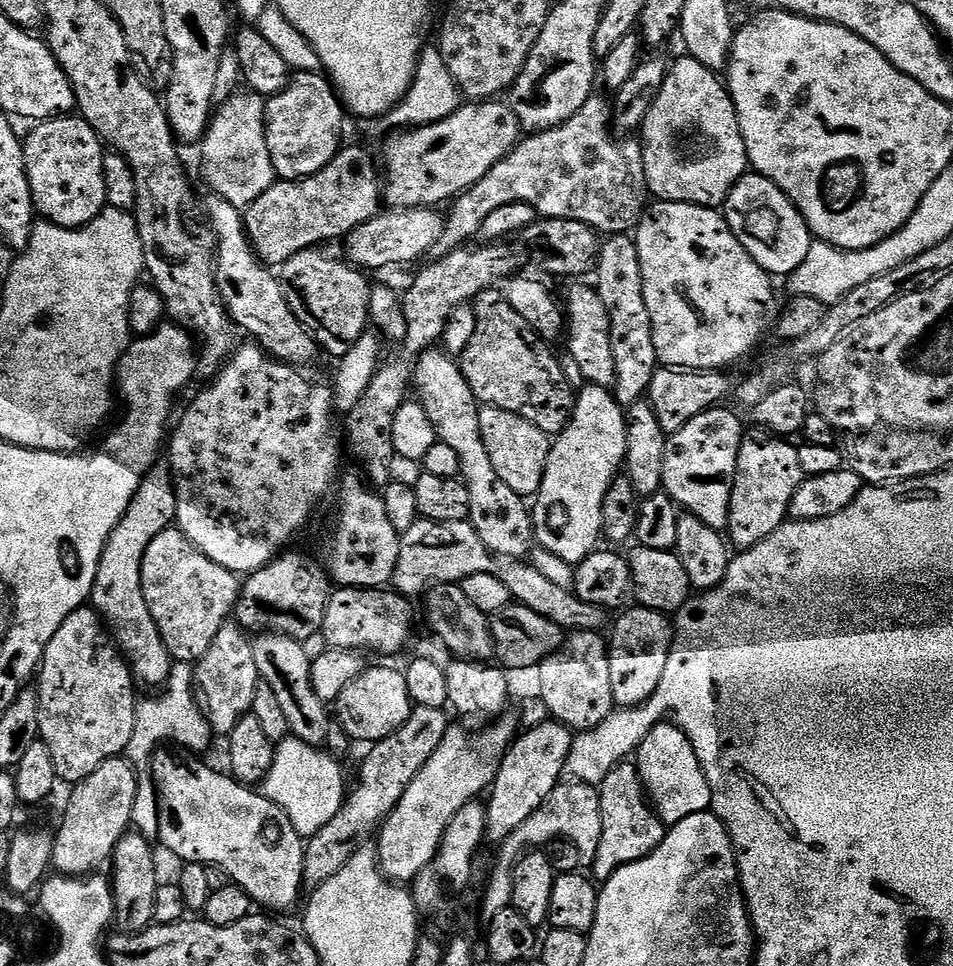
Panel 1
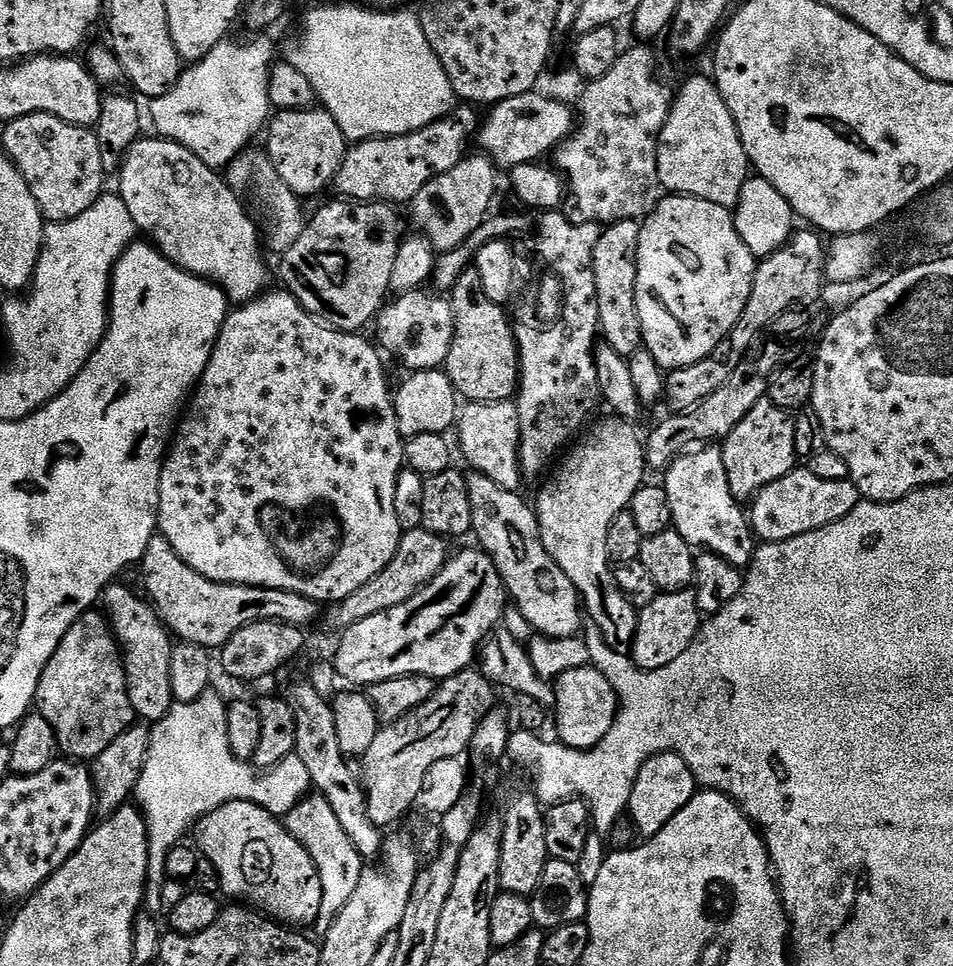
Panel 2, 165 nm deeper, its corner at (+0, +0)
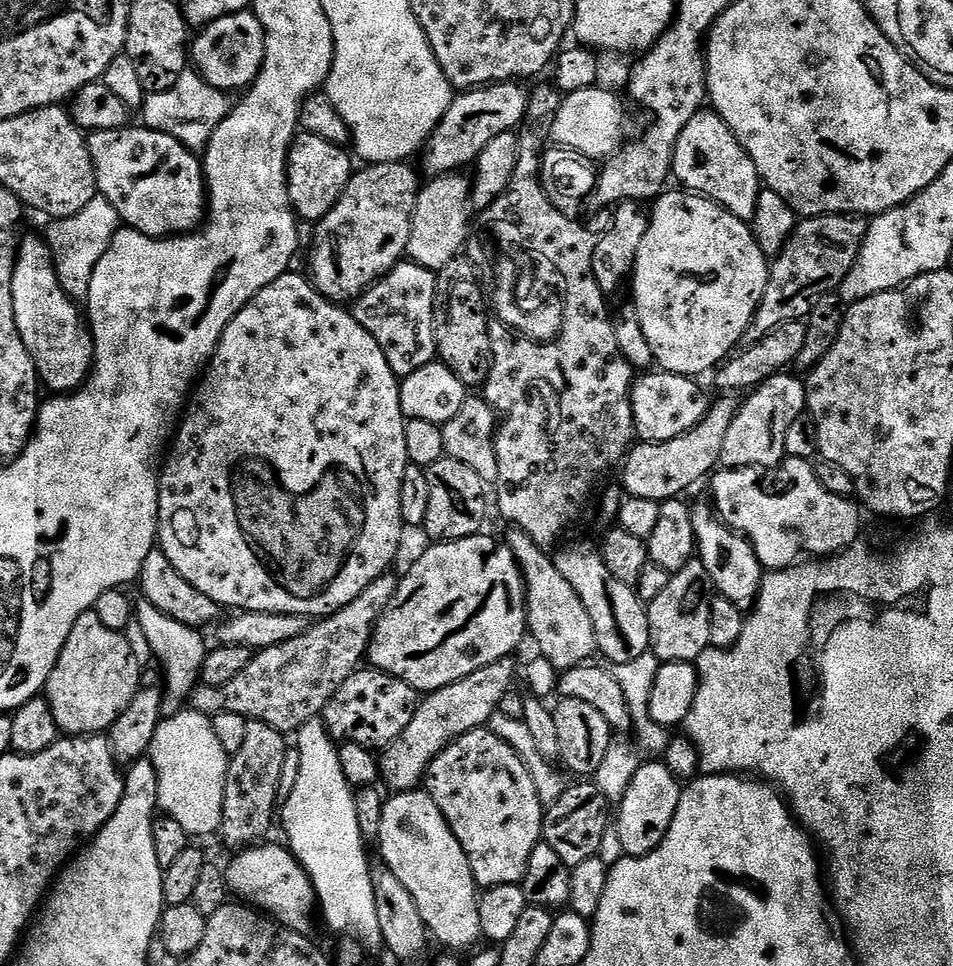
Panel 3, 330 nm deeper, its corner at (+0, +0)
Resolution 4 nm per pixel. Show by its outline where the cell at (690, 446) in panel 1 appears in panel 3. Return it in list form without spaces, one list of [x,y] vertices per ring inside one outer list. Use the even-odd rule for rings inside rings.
[[[693,503],[691,509],[698,559],[704,563],[704,568],[708,571],[711,587],[719,595],[734,602],[734,606],[741,610],[751,609],[756,603],[756,595],[760,593],[760,581],[766,575],[765,569],[760,567],[760,560],[754,554],[752,543],[728,527],[716,515],[711,503]]]

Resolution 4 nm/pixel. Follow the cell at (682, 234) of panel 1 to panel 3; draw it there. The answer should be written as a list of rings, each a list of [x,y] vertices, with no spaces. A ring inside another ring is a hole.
[[[687,190],[672,191],[665,191],[664,195],[651,205],[646,238],[642,238],[642,246],[638,246],[636,266],[630,277],[630,288],[632,284],[632,292],[636,295],[634,307],[637,318],[640,320],[642,332],[650,344],[650,350],[653,351],[655,363],[663,371],[673,372],[679,376],[700,378],[703,372],[711,373],[717,366],[725,363],[737,351],[736,343],[747,334],[748,327],[753,327],[756,311],[762,302],[762,294],[766,290],[770,260],[758,246],[756,235],[752,232],[751,227],[745,221],[734,218],[734,214],[730,214],[721,204],[715,204],[708,197],[695,195]]]

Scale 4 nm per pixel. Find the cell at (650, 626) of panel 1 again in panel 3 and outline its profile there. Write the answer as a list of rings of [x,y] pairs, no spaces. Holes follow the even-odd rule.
[[[694,558],[682,570],[671,573],[666,590],[647,605],[650,626],[650,652],[657,660],[687,664],[700,659],[711,645],[710,638],[710,581],[704,563]]]

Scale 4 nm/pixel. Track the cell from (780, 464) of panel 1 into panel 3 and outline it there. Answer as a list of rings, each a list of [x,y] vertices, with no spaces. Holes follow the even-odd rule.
[[[777,374],[751,389],[748,401],[737,407],[734,422],[730,422],[720,464],[724,468],[777,468],[786,459],[786,430],[790,430],[794,418],[805,415],[807,398],[805,381],[796,374]]]

